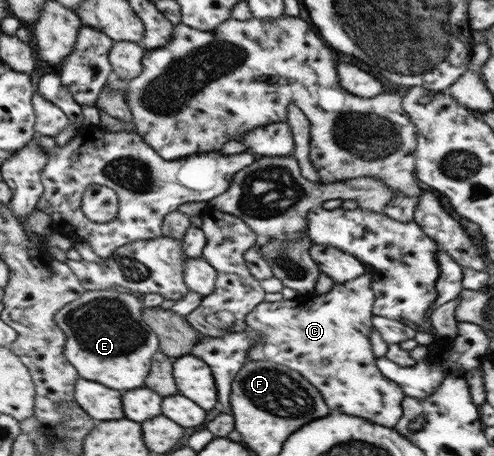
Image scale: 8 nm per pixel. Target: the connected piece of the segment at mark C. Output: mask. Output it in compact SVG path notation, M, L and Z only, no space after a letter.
M369 271L365 274L357 277L357 279L351 279L349 282L345 283L334 283L333 287L323 295L319 294L308 294L301 295L298 299L295 300L286 300L283 298L280 301L275 302L261 302L259 305L256 305L247 315L246 315L246 325L250 329L255 331L260 331L262 338L254 345L248 349L248 360L250 361L274 361L275 363L283 364L284 366L289 367L289 369L294 369L297 373L300 373L307 381L311 382L311 385L314 385L319 391L325 403L329 405L329 409L337 409L339 413L345 413L345 415L354 415L361 419L371 421L377 425L382 425L383 427L394 428L395 424L401 419L403 415L402 410L402 401L406 396L403 393L403 390L391 379L387 379L377 367L376 358L373 350L372 343L370 340L371 332L374 330L374 325L372 324L373 306L375 301L375 294L372 290L371 279L373 279L374 272Z

